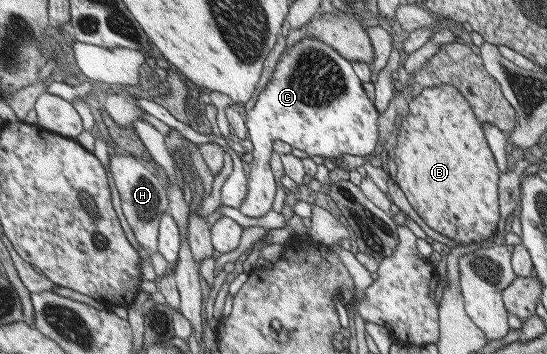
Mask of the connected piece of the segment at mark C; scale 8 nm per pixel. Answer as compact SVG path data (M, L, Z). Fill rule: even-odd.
M305 37L299 41L294 48L285 52L280 59L272 80L268 83L266 90L258 95L257 106L246 111L246 124L249 128L249 139L253 144L253 160L248 164L248 183L246 200L241 208L244 215L258 218L266 216L272 211L274 200L276 200L276 186L270 176L270 158L275 151L274 144L282 140L291 144L294 148L304 151L313 158L335 158L339 159L343 154L352 156L366 156L374 150L376 138L379 138L379 130L376 130L376 110L372 102L364 96L362 84L356 78L356 74L350 68L350 62L342 54L336 52L332 46L314 37Z

